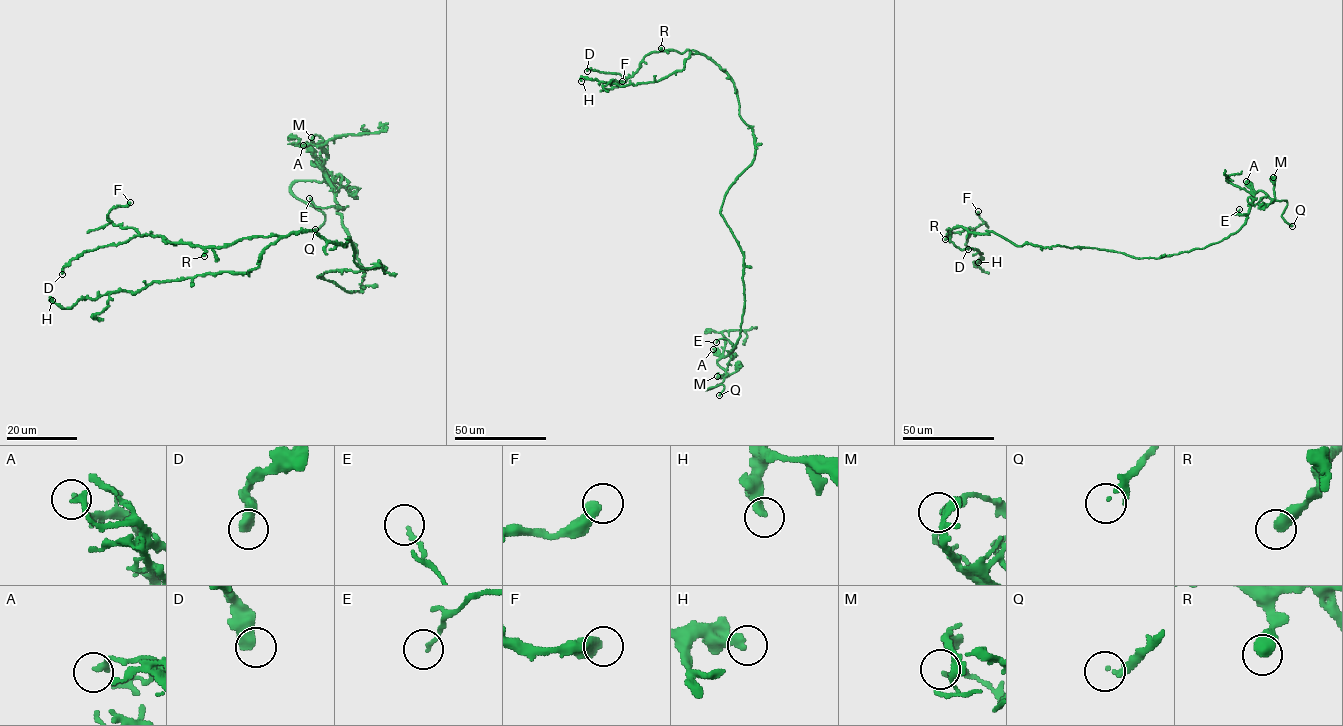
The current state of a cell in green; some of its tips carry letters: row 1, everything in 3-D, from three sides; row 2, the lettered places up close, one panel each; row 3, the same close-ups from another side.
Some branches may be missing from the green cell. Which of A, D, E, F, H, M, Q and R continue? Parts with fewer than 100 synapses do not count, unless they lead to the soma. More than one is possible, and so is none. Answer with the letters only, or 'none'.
Q

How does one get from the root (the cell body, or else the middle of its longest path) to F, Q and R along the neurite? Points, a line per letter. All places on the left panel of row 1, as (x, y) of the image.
F: (345, 270), (384, 270), (360, 267), (349, 240), (312, 231), (218, 247), (140, 235), (108, 217), (130, 202)
Q: (345, 270), (317, 276), (362, 292), (335, 191), (311, 162), (328, 178), (291, 192), (324, 215), (315, 229)
R: (345, 270), (384, 270), (360, 267), (349, 240), (335, 244), (312, 231), (240, 238), (204, 256)

